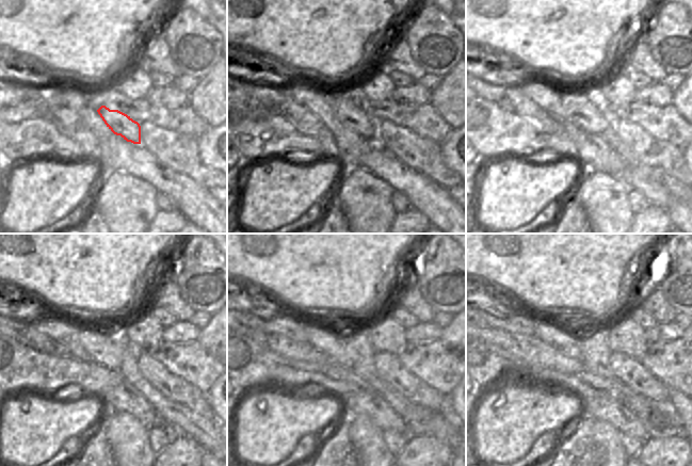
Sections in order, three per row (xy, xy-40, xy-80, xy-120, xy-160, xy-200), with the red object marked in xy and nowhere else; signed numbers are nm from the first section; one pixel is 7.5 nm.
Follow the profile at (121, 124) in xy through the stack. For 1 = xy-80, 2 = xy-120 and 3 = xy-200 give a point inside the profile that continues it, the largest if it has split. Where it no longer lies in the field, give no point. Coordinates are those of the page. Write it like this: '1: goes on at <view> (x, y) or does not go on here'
1: goes on at xy-80 (583, 113)
2: goes on at xy-120 (100, 344)
3: goes on at xy-200 (567, 343)

